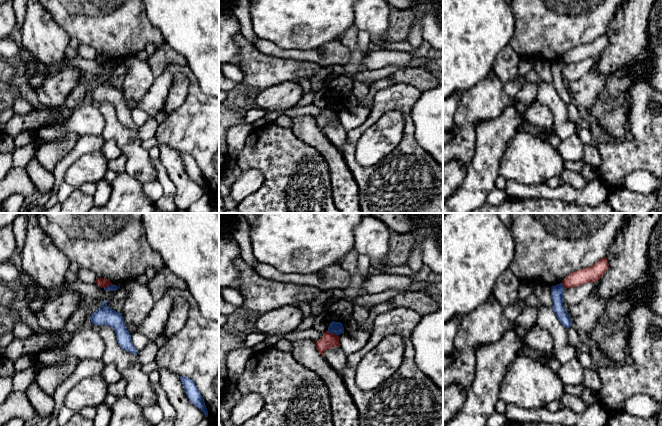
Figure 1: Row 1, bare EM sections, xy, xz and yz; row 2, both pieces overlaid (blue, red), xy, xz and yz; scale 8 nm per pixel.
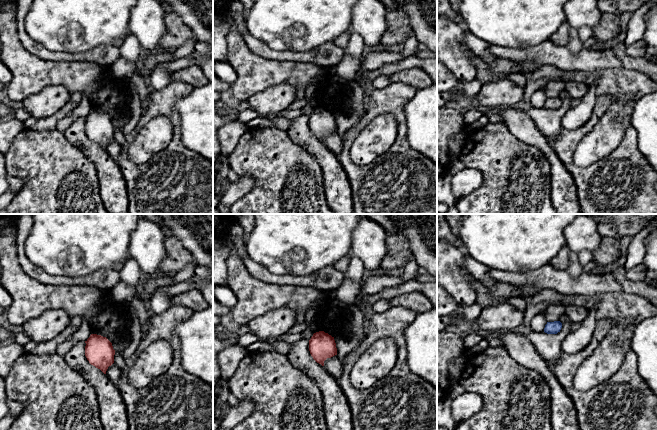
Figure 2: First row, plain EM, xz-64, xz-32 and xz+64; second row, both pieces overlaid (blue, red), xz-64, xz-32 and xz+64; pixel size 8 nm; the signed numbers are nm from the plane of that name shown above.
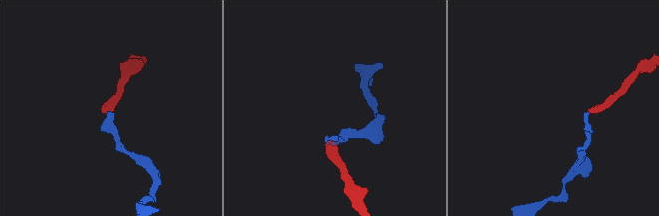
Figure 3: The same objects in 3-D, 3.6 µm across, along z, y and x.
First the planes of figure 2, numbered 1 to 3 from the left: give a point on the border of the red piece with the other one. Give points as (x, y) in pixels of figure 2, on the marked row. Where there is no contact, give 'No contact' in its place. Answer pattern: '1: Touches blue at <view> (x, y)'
1: No contact
2: No contact
3: No contact

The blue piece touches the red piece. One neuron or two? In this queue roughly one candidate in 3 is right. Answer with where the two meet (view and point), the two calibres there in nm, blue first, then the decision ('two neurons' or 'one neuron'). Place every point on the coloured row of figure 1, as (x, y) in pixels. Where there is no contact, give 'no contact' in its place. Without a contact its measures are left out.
contact xz (332, 333); calibres 100 and 120 nm; two neurons

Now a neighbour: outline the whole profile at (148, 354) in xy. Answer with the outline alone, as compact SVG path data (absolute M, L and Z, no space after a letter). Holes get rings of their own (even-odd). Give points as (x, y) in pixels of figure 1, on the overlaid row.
M149 341L146 346L137 353L137 359L138 361L144 365L149 364L153 361L155 361L157 352L158 352L158 346L156 345L155 341Z

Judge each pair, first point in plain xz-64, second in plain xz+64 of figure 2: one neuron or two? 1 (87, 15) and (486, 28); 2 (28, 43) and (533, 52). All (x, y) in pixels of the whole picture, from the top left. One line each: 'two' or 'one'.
1: one
2: one

